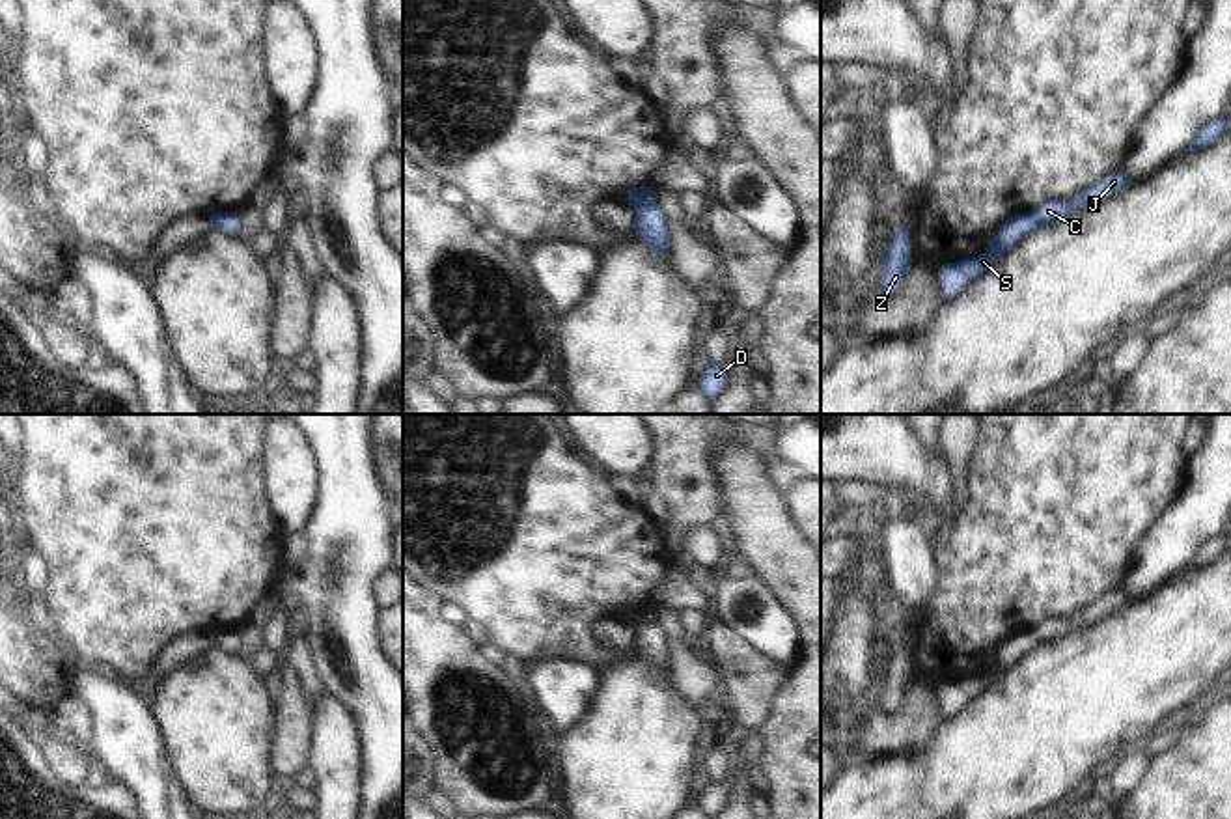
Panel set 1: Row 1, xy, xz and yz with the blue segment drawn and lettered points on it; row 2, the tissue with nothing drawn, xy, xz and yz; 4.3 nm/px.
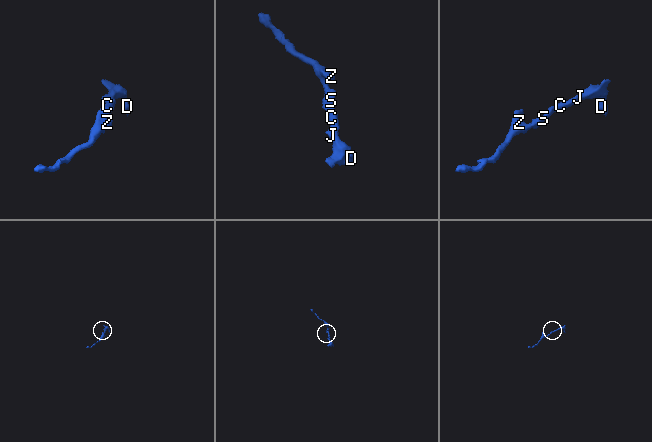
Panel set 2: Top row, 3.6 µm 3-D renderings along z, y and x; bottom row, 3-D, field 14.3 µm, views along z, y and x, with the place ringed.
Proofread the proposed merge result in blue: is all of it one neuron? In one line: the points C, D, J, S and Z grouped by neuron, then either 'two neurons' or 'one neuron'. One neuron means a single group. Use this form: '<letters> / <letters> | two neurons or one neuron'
C D J S Z | one neuron

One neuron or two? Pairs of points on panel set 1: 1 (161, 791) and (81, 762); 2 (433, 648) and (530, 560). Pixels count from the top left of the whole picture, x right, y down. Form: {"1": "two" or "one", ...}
{"1": "two", "2": "two"}

